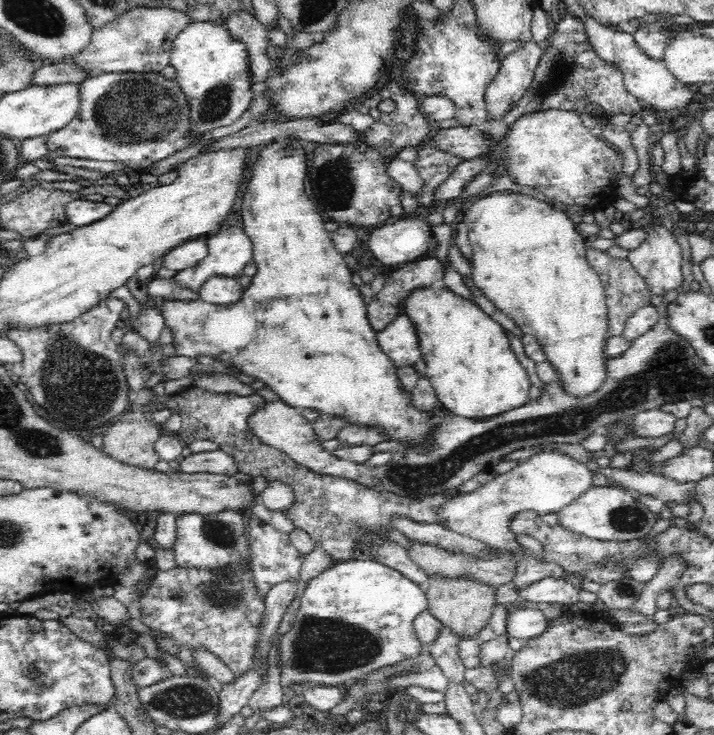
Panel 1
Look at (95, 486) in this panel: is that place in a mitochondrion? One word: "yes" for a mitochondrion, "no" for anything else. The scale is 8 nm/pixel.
no

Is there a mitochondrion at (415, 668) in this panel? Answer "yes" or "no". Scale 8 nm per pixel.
yes

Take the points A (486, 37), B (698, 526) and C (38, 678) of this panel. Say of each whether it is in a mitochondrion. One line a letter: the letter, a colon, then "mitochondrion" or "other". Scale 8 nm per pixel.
A: other
B: other
C: mitochondrion

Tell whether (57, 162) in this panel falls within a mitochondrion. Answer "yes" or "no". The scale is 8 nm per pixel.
no

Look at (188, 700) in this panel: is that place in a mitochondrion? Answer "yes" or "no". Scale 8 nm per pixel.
yes

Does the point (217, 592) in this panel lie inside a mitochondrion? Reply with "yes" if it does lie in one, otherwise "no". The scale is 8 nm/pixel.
yes

